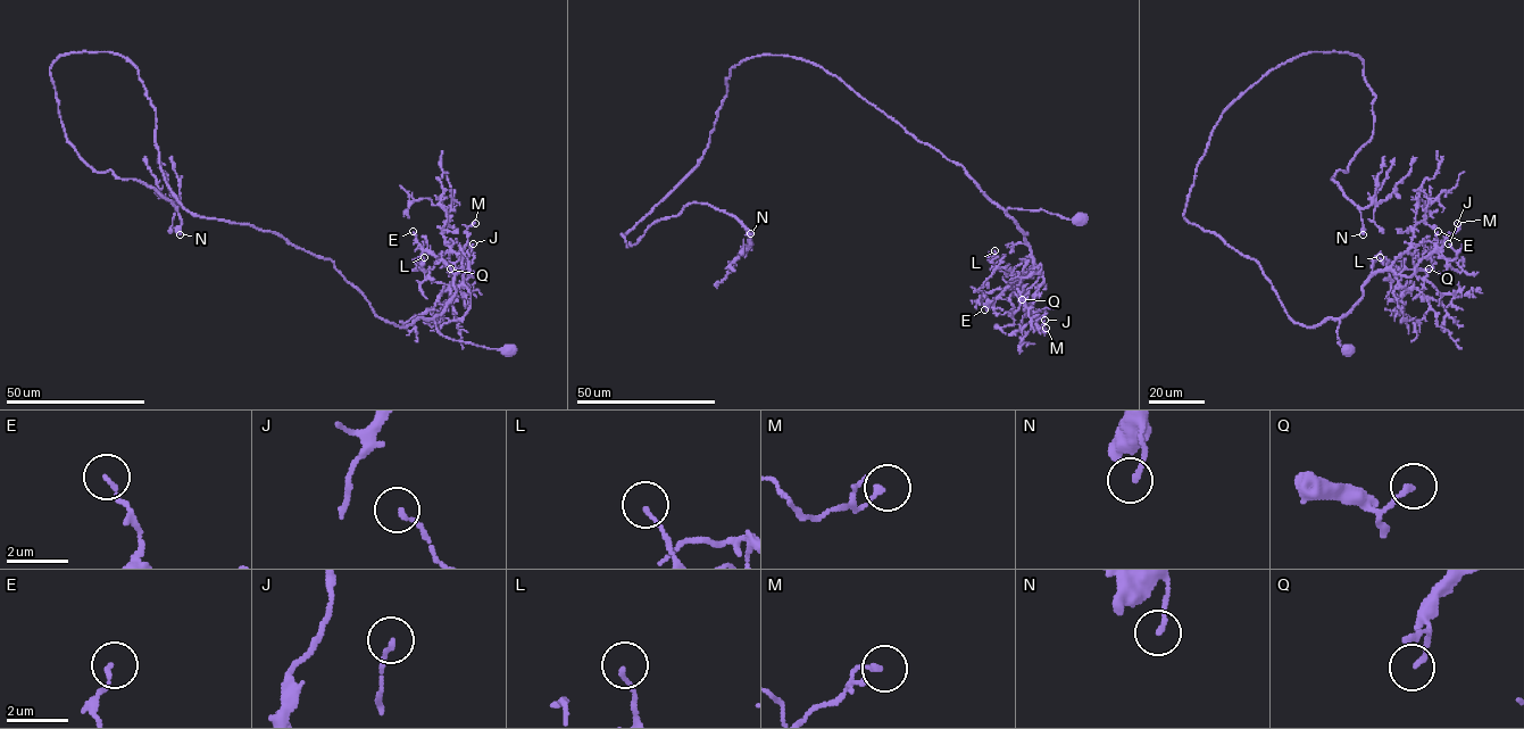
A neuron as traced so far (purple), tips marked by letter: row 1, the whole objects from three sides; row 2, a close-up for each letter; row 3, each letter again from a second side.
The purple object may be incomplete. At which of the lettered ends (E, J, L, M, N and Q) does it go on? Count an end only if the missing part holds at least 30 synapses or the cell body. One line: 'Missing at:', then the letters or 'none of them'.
Missing at: none of them

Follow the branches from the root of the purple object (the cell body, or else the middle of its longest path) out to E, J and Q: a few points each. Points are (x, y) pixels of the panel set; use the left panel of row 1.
E: (508, 351), (452, 340), (436, 329), (434, 319), (454, 296), (461, 259), (454, 253), (424, 250), (413, 231)
J: (508, 351), (452, 340), (436, 328), (455, 276), (463, 270), (472, 276), (459, 254), (464, 261), (473, 243)
Q: (508, 351), (436, 329), (455, 276), (469, 274), (450, 268)

